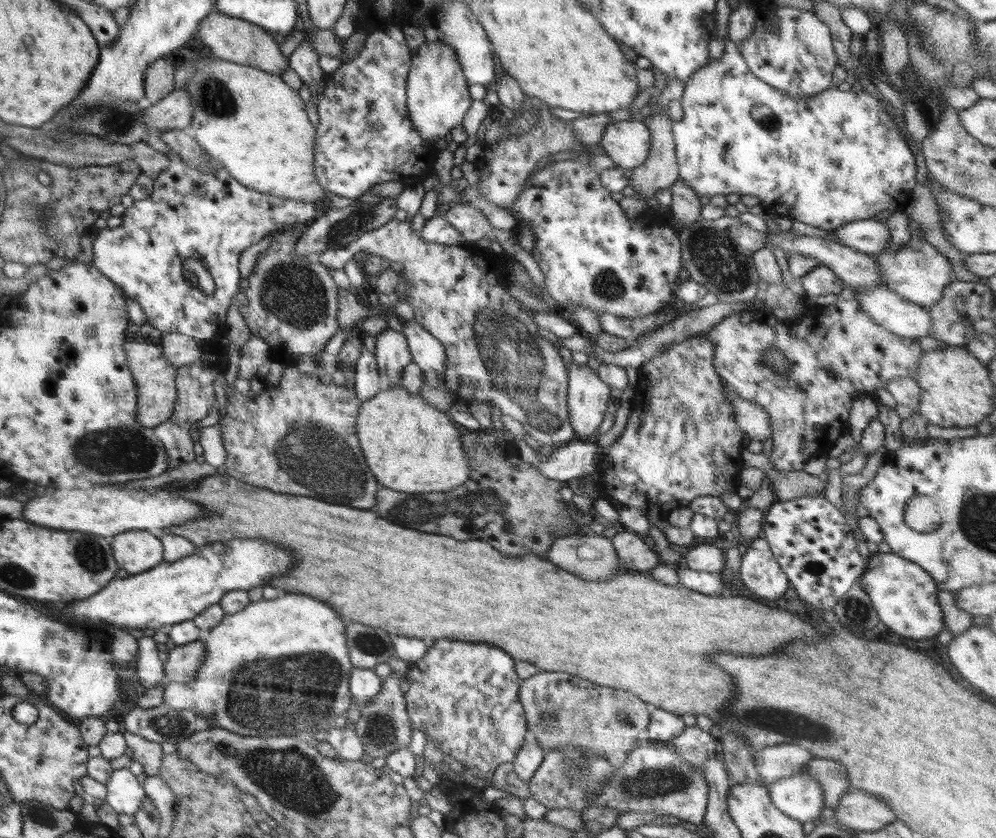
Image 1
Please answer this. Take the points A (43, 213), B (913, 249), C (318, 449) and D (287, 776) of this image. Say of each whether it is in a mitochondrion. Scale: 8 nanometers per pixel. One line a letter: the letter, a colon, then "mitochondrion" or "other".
A: mitochondrion
B: mitochondrion
C: mitochondrion
D: mitochondrion

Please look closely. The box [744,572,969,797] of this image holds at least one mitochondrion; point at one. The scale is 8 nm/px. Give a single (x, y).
(857, 613)

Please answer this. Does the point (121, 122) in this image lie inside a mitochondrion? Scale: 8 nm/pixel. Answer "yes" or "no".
yes

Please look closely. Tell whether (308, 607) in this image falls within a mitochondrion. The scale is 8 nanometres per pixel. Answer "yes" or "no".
no

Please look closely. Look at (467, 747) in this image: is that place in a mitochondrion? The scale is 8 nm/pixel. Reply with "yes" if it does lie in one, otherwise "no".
no

